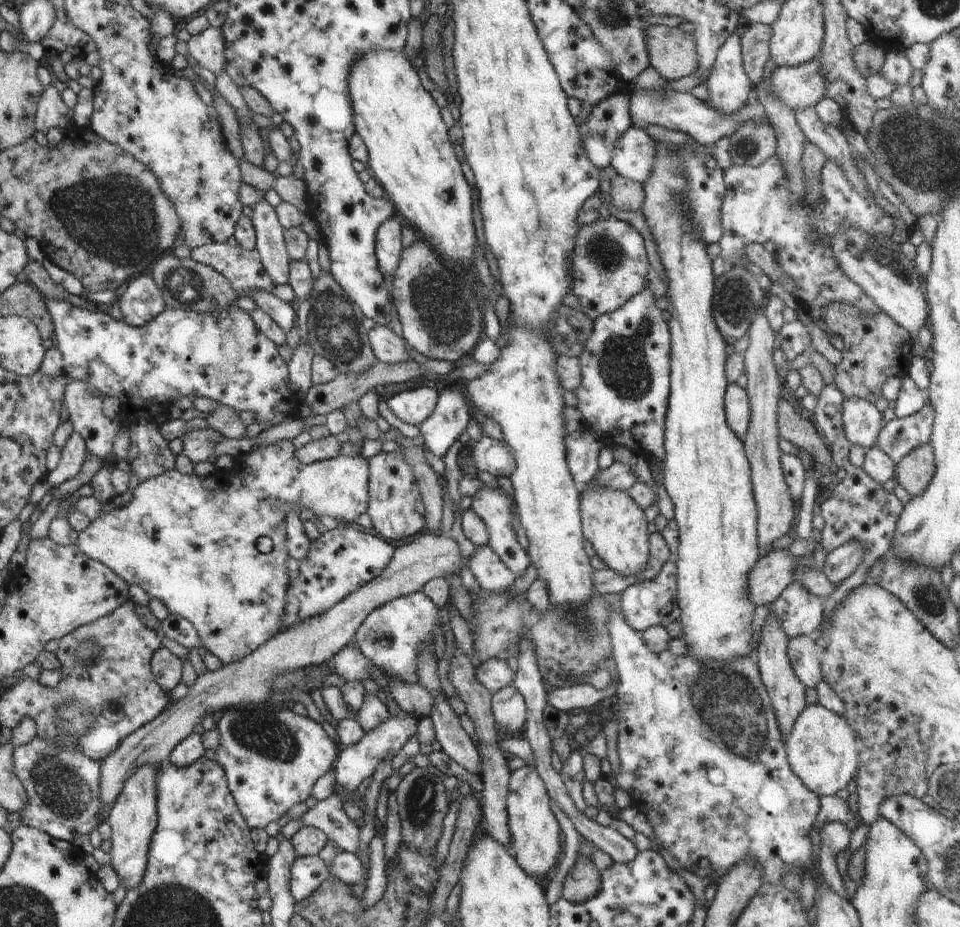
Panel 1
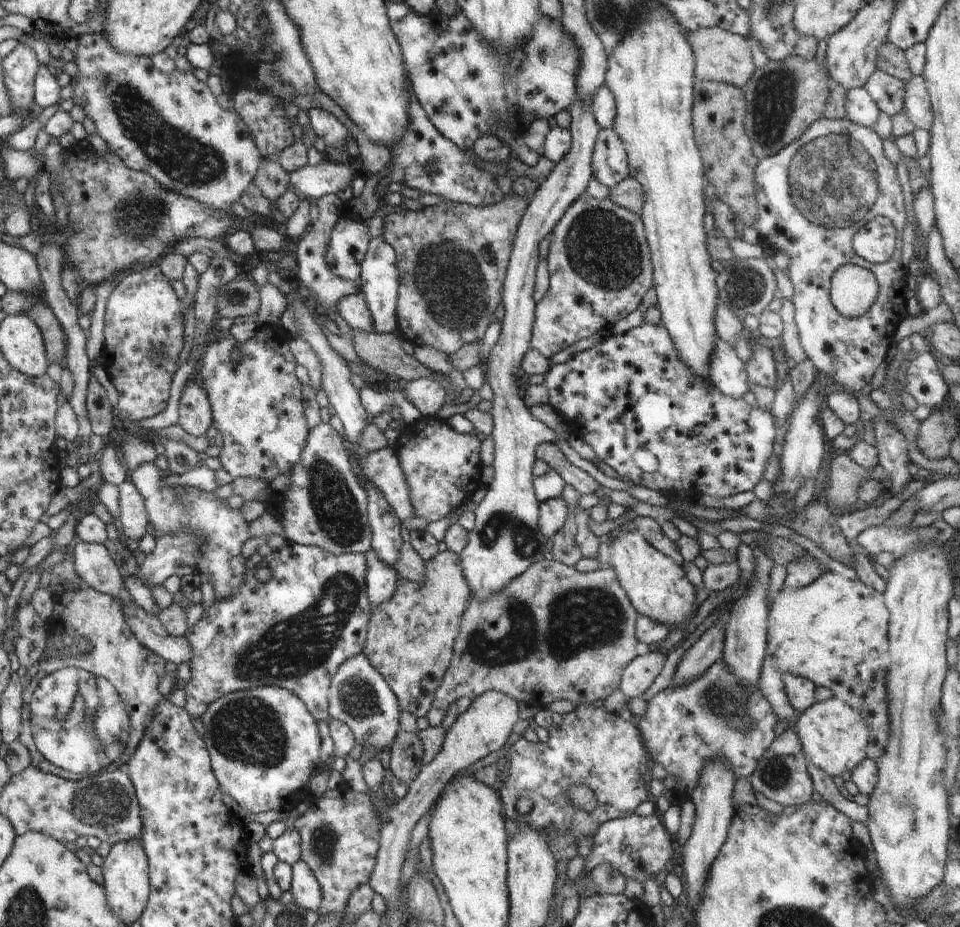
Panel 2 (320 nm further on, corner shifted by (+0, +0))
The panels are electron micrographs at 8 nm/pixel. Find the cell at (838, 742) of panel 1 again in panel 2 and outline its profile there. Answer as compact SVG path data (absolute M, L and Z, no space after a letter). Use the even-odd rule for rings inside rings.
M838 697L816 701L800 715L794 730L807 760L832 778L840 776L842 772L851 772L867 757L865 748L869 741L869 728L866 721L857 710Z

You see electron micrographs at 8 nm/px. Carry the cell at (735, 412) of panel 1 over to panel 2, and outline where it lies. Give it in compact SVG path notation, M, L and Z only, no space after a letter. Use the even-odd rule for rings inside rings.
M718 336L709 358L709 378L725 395L742 399L749 390L744 363L734 347Z

